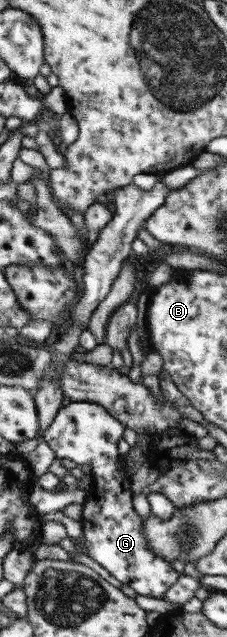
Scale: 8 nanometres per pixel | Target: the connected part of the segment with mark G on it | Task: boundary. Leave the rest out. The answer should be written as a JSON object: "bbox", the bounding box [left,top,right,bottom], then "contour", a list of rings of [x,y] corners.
{"bbox":[44,402,181,599],"contour":[[[70,402],[60,409],[53,425],[45,432],[44,441],[54,450],[56,458],[91,465],[93,481],[88,489],[82,521],[88,556],[138,595],[163,599],[181,575],[150,547],[144,519],[132,506],[133,494],[129,487],[132,477],[125,456],[118,452],[118,442],[124,438],[126,427],[104,406]]]}

